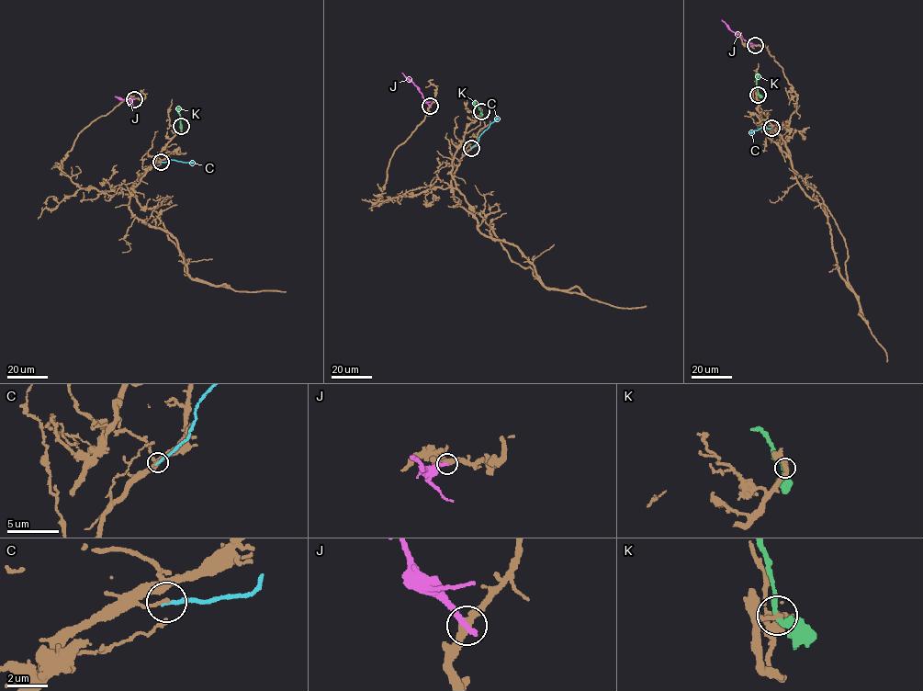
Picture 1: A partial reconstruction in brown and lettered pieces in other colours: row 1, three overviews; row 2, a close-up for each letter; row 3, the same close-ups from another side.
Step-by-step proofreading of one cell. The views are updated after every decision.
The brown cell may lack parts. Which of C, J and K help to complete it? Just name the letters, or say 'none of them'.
none of them

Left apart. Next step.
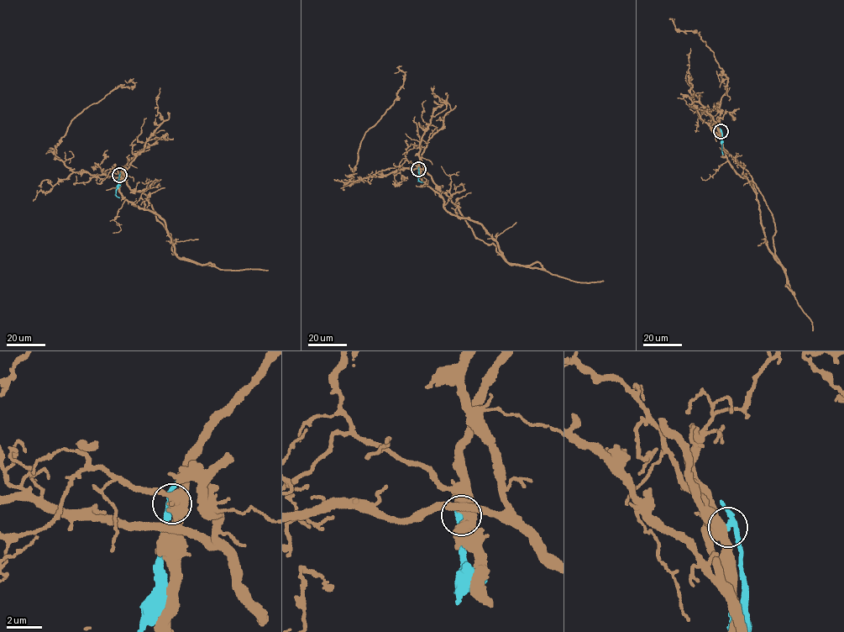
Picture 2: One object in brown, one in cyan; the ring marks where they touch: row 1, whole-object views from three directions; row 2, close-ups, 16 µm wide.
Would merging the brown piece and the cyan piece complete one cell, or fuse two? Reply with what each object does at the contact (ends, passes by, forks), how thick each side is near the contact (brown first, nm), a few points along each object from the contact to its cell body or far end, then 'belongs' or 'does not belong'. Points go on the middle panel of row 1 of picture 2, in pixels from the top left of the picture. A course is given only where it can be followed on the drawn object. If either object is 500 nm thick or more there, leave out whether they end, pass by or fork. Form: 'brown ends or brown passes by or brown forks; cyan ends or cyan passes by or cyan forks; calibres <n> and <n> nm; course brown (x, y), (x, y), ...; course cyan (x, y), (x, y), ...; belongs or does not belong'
brown forks; cyan passes by; calibres 480 and 240 nm; course brown (418, 169), (428, 174), (451, 199), (476, 237), (493, 243), (510, 263), (541, 268), (572, 281), (603, 281); course cyan (418, 169), (418, 181), (422, 182); does not belong

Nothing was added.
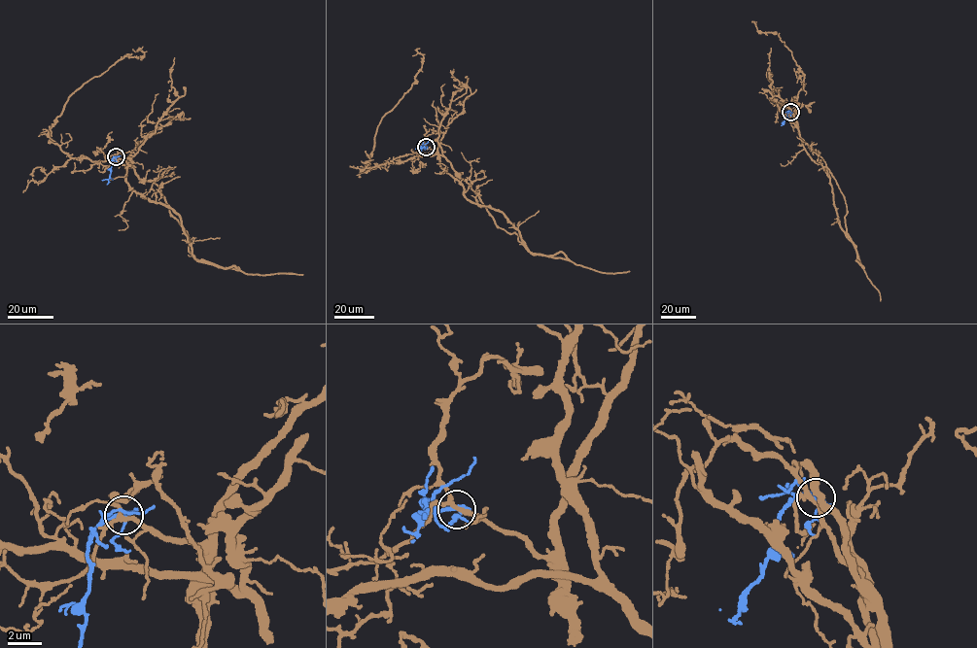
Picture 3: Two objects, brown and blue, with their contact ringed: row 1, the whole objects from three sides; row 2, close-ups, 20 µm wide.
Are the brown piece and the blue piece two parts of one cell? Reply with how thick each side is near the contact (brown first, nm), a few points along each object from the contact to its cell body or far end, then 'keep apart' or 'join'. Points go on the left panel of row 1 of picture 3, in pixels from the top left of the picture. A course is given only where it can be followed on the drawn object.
calibres 240 and 220 nm; course brown (116, 156), (159, 188), (171, 215), (188, 233), (189, 253), (195, 258), (246, 273), (303, 275); course blue (116, 156), (112, 160), (108, 179), (102, 180); keep apart

